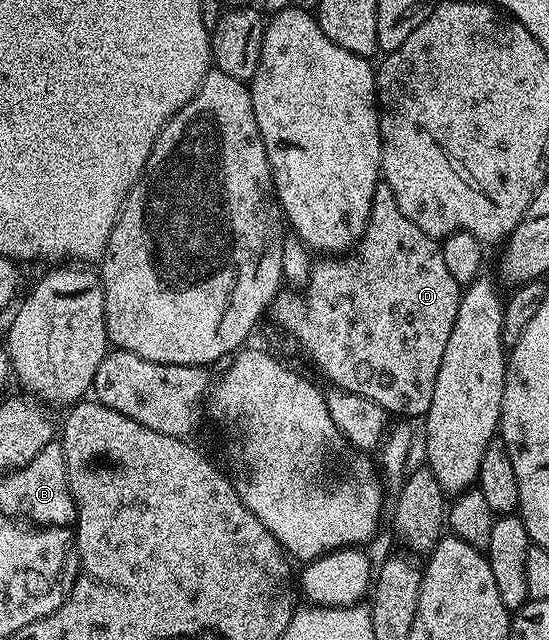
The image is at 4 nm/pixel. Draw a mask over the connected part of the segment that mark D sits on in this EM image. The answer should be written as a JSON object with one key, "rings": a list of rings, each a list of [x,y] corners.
{"rings":[[[378,184],[375,195],[373,196],[373,202],[371,203],[371,211],[369,212],[369,222],[367,227],[363,231],[363,235],[357,240],[357,244],[352,249],[348,250],[344,255],[329,255],[324,259],[318,260],[316,264],[312,266],[310,271],[310,277],[308,283],[306,283],[301,291],[282,291],[277,294],[277,298],[273,300],[271,306],[271,317],[273,313],[273,321],[286,333],[287,336],[293,337],[293,341],[302,349],[303,352],[309,356],[309,361],[322,373],[323,376],[329,380],[330,386],[343,389],[347,393],[354,393],[355,395],[363,395],[367,399],[371,399],[375,403],[379,403],[379,407],[383,407],[391,415],[399,416],[401,419],[409,419],[405,417],[417,417],[417,419],[424,418],[425,412],[431,407],[431,395],[435,395],[435,379],[439,375],[439,363],[443,363],[443,350],[447,347],[447,339],[451,339],[451,327],[455,327],[455,315],[459,315],[459,303],[461,302],[461,295],[463,287],[459,283],[455,283],[454,277],[447,272],[447,266],[443,263],[443,251],[441,250],[441,241],[436,237],[429,237],[423,231],[419,231],[419,227],[415,227],[415,223],[411,223],[411,219],[407,219],[407,215],[403,215],[403,211],[399,211],[399,203],[395,199],[395,195],[391,191],[391,187],[387,184]]]}

